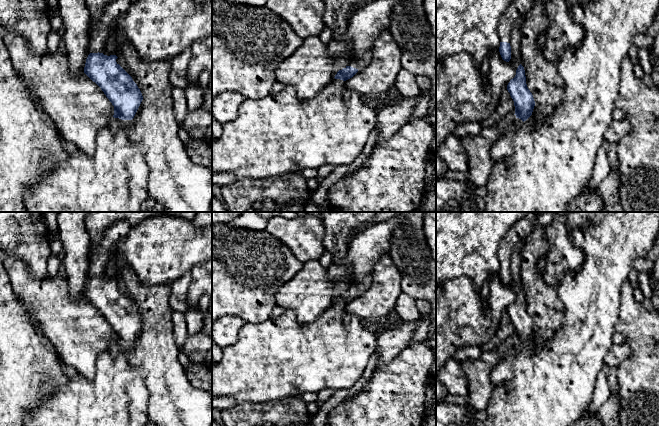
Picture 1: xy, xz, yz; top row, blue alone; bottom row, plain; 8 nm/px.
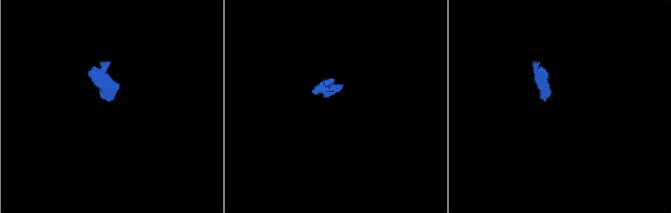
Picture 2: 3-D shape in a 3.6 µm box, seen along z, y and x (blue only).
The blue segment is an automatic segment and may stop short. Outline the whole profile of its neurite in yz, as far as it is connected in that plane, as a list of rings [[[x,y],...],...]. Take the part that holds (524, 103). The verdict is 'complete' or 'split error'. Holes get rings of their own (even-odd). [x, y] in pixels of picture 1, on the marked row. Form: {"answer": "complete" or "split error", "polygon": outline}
{"answer": "split error", "polygon": [[[520,64],[516,75],[507,85],[507,90],[514,101],[516,118],[509,121],[503,129],[502,135],[490,149],[490,157],[494,164],[504,162],[513,156],[513,139],[519,131],[522,123],[526,121],[533,112],[535,101],[532,93],[527,87],[524,67]]]}

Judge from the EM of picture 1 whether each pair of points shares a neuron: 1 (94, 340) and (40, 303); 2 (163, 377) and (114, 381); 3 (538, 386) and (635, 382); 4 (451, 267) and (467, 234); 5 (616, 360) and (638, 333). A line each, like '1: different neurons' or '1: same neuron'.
1: same neuron
2: different neurons
3: different neurons
4: same neuron
5: different neurons

